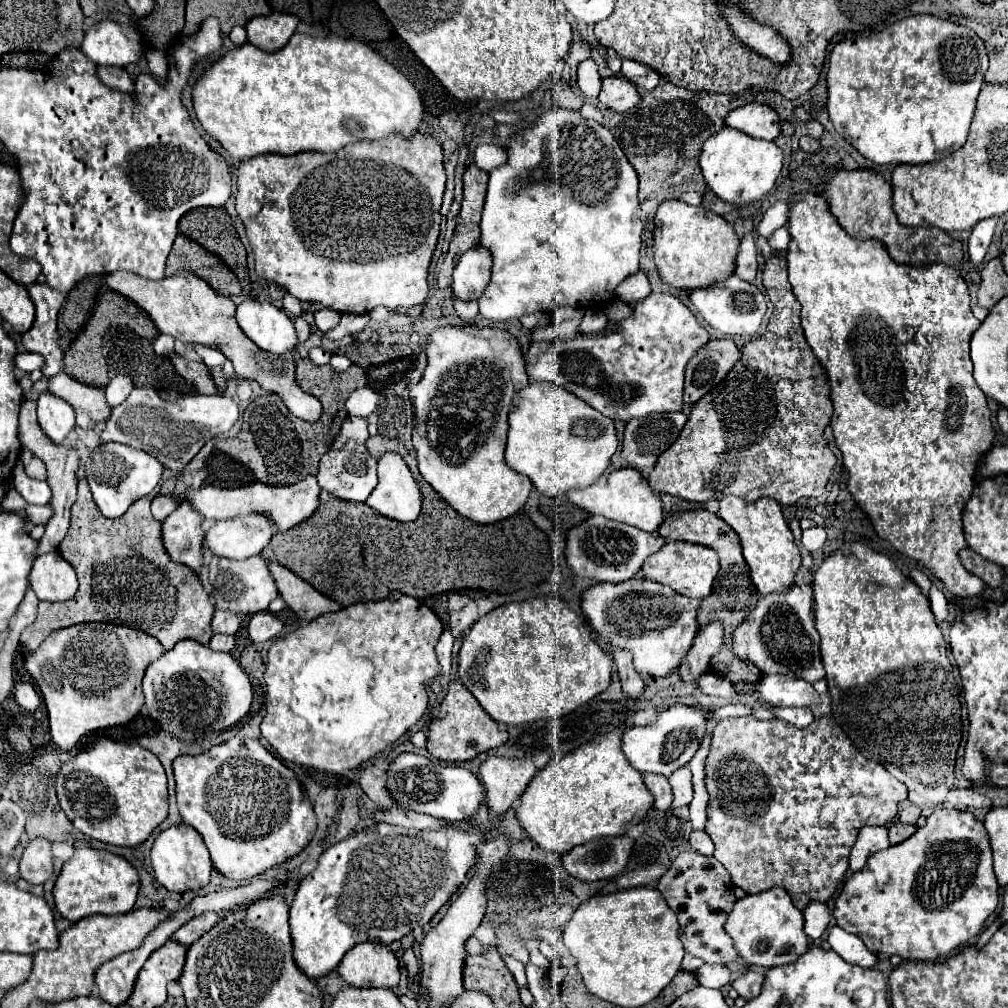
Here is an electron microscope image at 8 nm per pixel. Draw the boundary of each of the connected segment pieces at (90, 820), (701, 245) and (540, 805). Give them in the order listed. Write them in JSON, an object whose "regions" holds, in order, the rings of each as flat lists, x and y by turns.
{"regions":[[[99,740,93,748,77,752,63,762,55,778,57,800,73,826,89,838,113,846,139,846,167,816,167,776,159,758,139,744]],[[667,200,659,206,655,216,655,230,653,230,653,260,659,268,661,278,675,288,681,290,701,290,715,286,735,274,735,258,739,252,741,238,737,236,733,224,729,224,725,218,701,208,701,206,689,206,683,200]],[[625,726,581,744,559,762,549,762,539,770,519,798,517,818,523,830,541,848,565,854,573,846,603,836,623,836,627,828,639,824,653,806,655,796,643,782,643,774,627,764,621,752]]]}

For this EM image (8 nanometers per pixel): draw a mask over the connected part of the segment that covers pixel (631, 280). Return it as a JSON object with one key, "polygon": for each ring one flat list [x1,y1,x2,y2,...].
{"polygon":[[639,270,639,272,635,272,633,276,625,278,625,280,617,286,615,294,617,294,625,304,635,304,637,300,643,300,645,296,651,294,651,284,649,284,647,274,645,274,643,270]]}

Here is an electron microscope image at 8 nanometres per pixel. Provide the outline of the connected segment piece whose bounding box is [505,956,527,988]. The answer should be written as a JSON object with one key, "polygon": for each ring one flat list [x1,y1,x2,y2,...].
{"polygon":[[505,958,505,964,507,964,507,968,511,970,511,974,515,976,515,982,517,982,517,986,519,988,527,988,527,978,525,978,525,968,523,968,523,964,519,962,519,960,515,960,515,958]]}

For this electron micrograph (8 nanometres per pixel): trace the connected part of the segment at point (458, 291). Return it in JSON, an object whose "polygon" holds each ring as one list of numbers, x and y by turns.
{"polygon":[[477,246,465,252,465,256,459,258,453,270,451,284,453,296,463,302,479,300,489,284,489,278,491,278,491,256,485,248]]}

